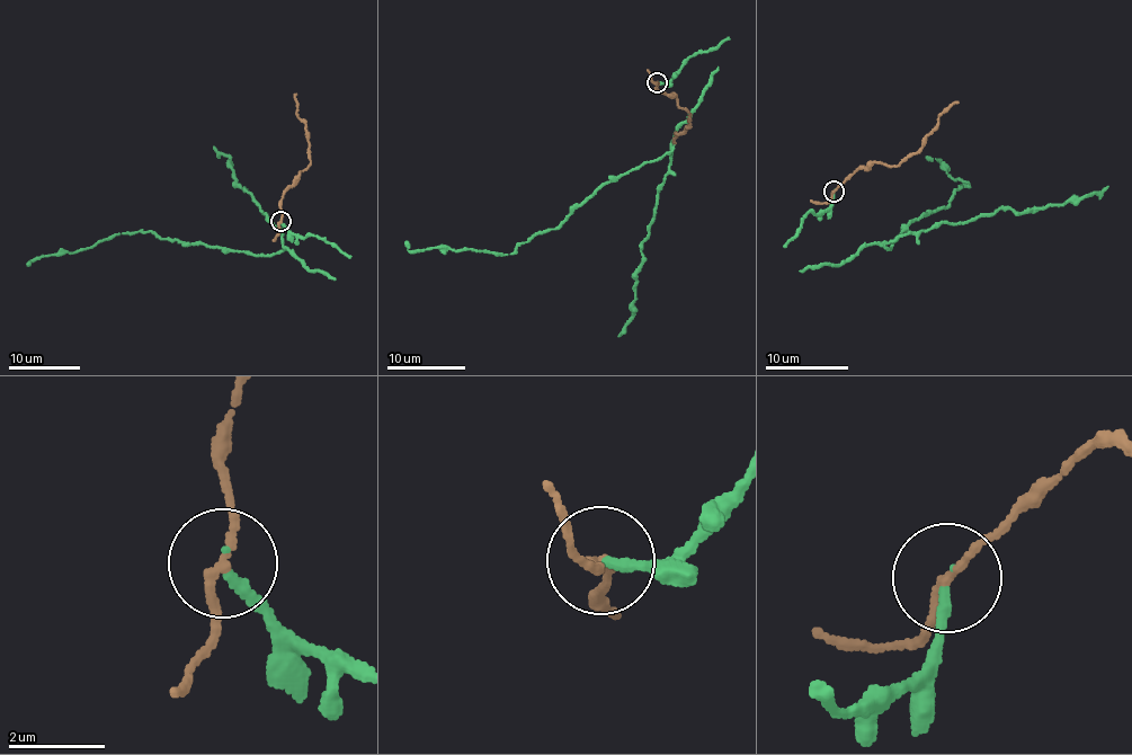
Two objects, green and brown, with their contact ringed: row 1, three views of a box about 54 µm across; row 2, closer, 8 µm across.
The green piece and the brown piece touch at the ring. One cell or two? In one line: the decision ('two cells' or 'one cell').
two cells

